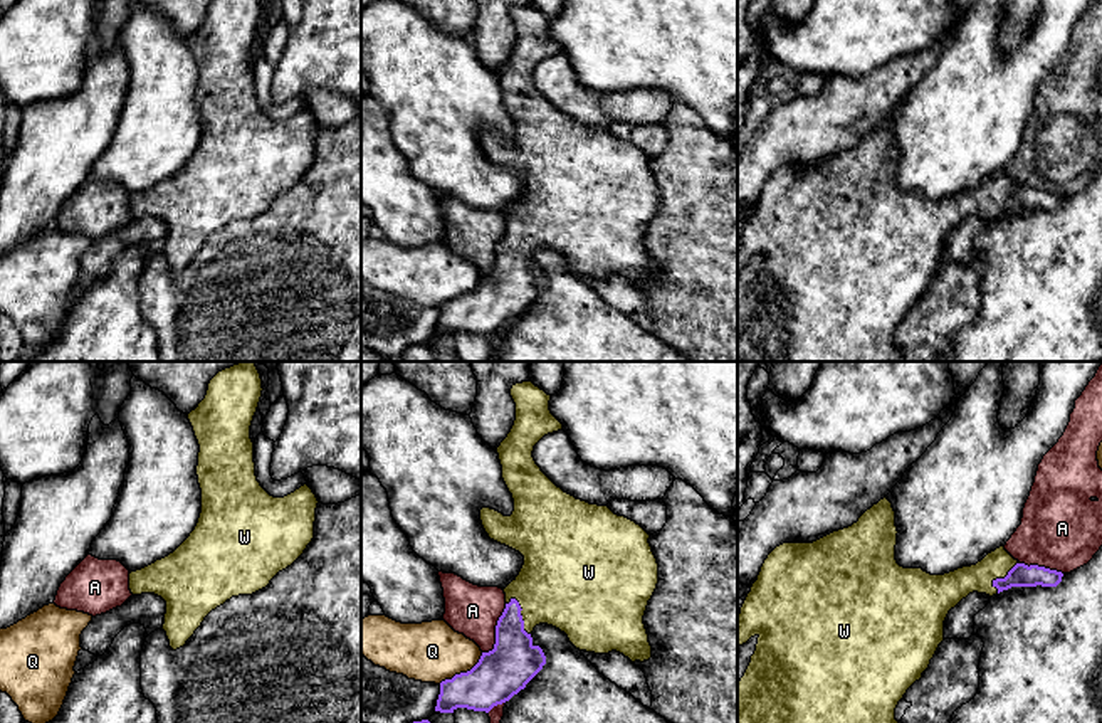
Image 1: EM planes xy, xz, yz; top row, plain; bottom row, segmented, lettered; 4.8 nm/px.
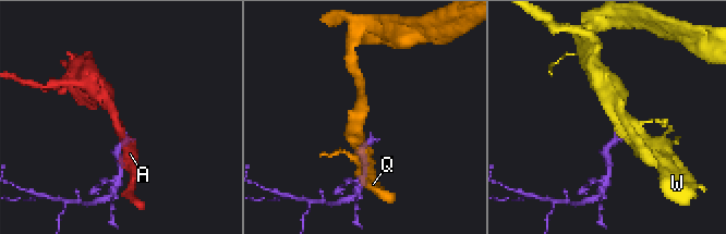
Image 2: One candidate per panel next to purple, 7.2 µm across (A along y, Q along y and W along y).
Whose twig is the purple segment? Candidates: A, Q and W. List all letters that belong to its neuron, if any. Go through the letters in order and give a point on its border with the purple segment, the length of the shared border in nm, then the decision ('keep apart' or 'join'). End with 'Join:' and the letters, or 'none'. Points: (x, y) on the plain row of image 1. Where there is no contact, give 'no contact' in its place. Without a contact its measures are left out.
A: xz (496, 254) | 260 nm | keep apart
Q: xz (462, 296) | 260 nm | keep apart
W: xz (521, 239) | 200 nm | join
Join: W

